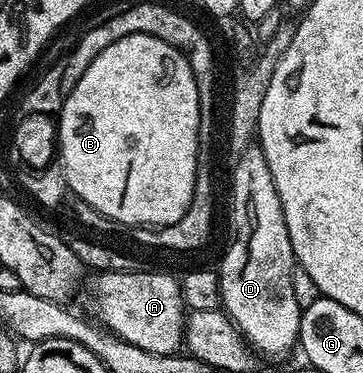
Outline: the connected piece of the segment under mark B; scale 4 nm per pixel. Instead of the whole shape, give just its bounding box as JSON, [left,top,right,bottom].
[57,35,199,229]

